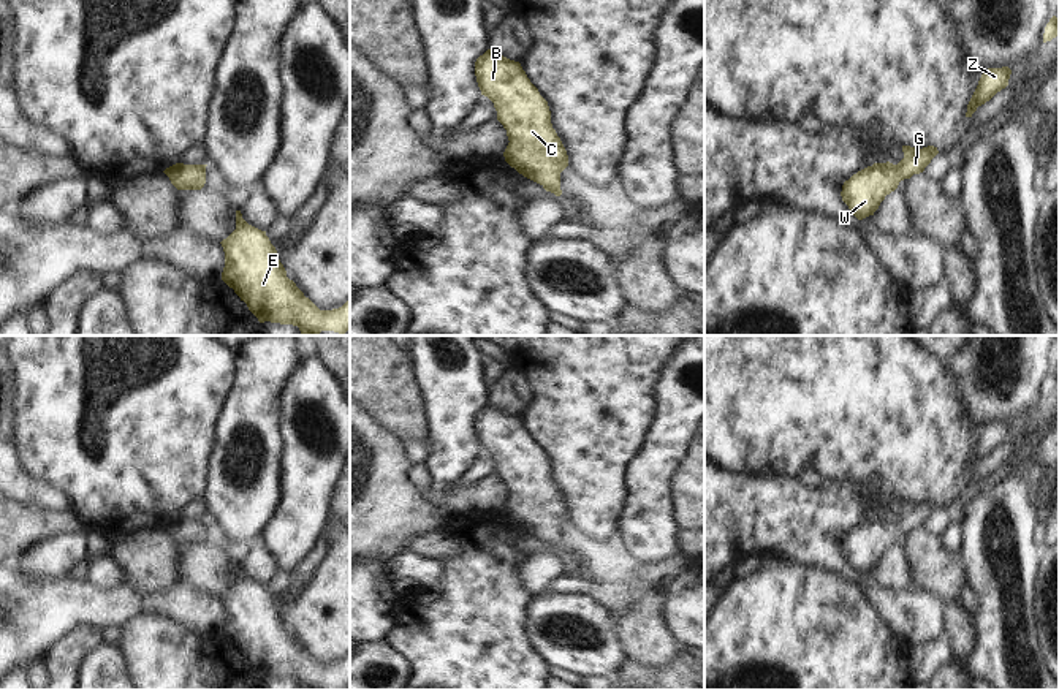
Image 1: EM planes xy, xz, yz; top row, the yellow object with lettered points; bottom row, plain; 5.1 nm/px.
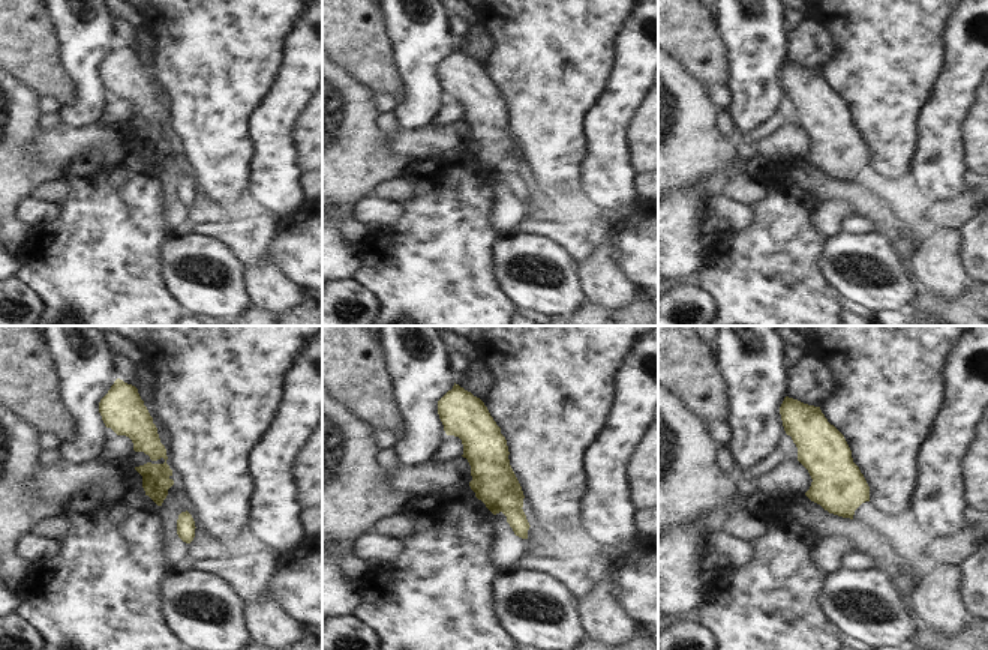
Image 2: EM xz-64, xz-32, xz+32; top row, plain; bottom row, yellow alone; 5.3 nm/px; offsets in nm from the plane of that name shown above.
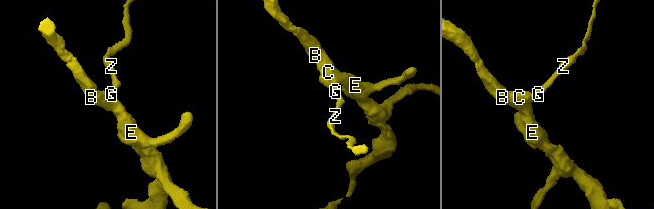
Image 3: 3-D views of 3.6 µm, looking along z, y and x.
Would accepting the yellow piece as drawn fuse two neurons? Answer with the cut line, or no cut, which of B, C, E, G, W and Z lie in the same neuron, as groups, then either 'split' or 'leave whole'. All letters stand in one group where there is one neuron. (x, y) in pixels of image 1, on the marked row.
no cut | B C E G W Z | leave whole

